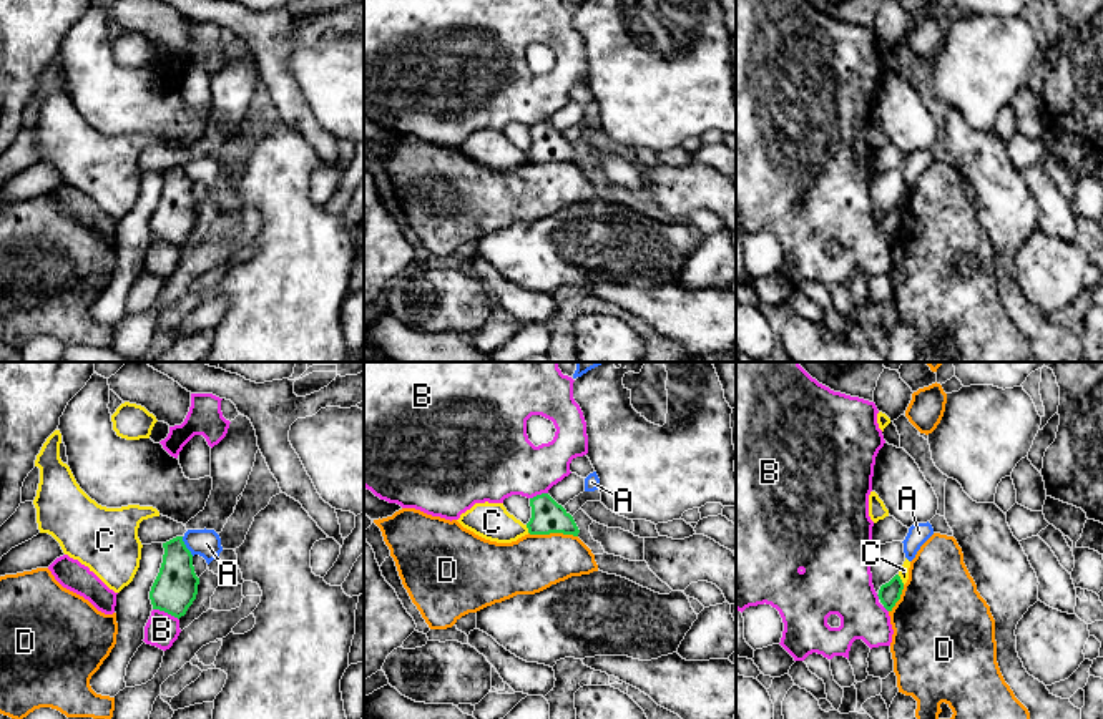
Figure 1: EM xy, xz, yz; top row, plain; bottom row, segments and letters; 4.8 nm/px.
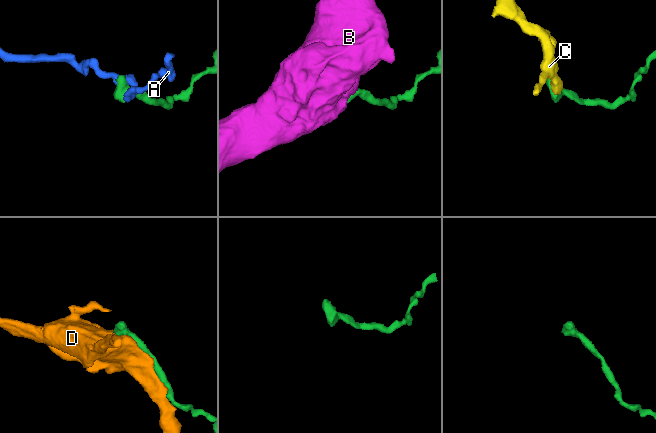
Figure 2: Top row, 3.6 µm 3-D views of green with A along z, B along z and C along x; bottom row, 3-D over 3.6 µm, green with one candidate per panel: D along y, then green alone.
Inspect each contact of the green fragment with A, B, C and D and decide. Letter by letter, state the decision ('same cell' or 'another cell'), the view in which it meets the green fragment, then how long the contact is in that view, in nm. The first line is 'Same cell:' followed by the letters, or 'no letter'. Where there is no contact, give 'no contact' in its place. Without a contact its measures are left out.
Same cell: no letter
A: another cell; meets green in xy; contact 110 nm long
B: another cell; meets green in xy; contact 140 nm long
C: another cell; meets green in yz; contact 60 nm long
D: another cell; meets green in xz; contact 240 nm long

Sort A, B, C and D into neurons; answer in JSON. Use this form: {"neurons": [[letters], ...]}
{"neurons": [["A"], ["B"], ["C"], ["D"]]}

